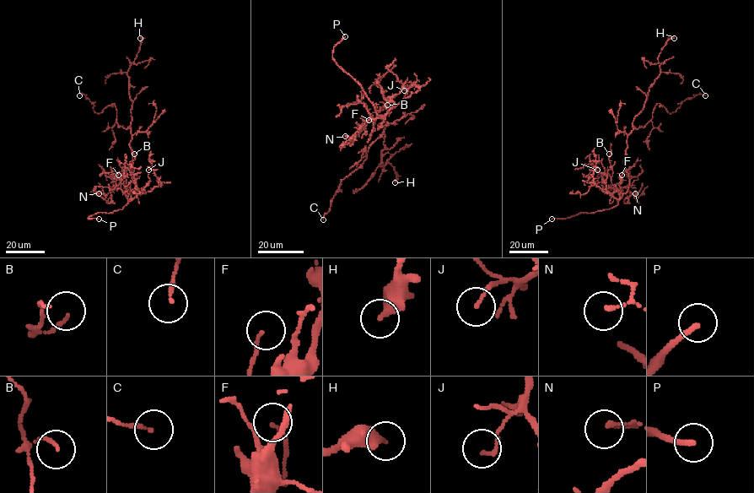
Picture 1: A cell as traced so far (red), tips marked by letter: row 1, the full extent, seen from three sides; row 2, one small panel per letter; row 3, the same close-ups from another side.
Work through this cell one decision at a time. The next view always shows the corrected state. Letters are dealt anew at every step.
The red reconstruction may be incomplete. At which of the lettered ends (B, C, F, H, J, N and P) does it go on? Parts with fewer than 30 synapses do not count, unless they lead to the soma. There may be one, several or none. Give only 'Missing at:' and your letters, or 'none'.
Missing at: P

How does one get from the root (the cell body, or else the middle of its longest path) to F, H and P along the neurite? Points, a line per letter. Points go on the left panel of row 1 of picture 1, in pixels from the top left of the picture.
F: (133, 154), (126, 176), (129, 199), (121, 188), (118, 175)
H: (133, 154), (130, 144), (132, 100), (127, 72), (138, 51), (140, 38)
P: (133, 154), (134, 159), (128, 166), (126, 176), (131, 198), (122, 209), (97, 213), (87, 218), (99, 219)

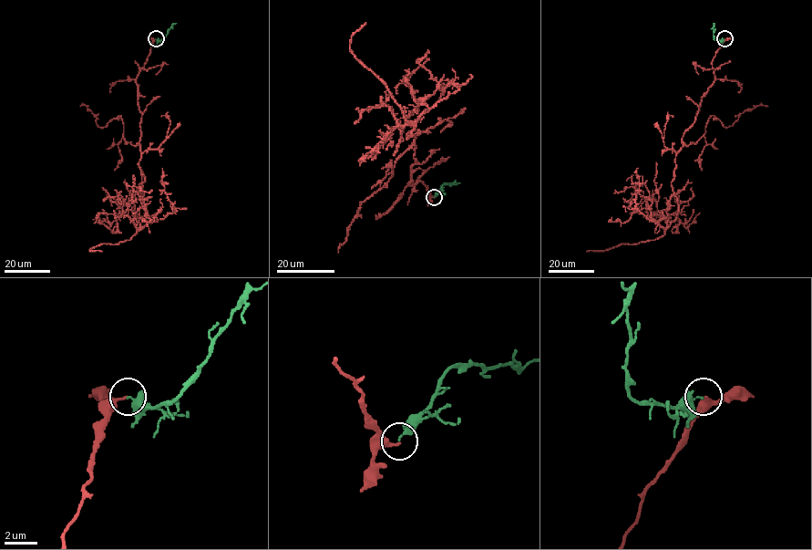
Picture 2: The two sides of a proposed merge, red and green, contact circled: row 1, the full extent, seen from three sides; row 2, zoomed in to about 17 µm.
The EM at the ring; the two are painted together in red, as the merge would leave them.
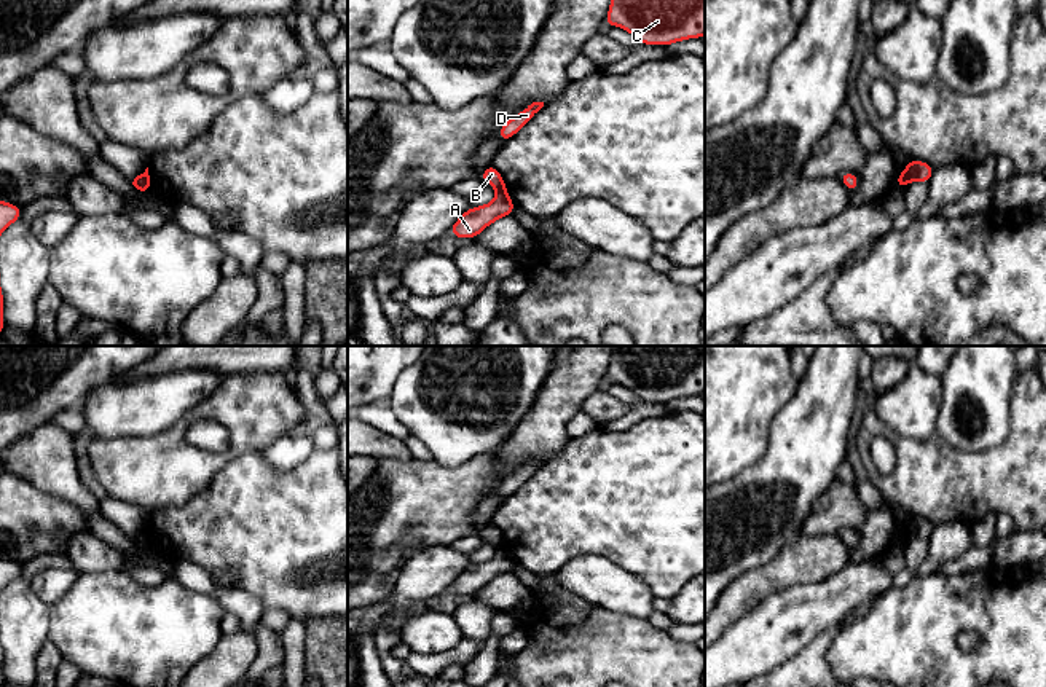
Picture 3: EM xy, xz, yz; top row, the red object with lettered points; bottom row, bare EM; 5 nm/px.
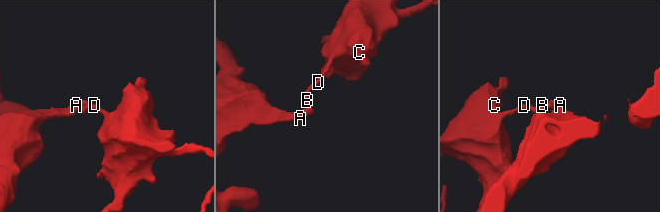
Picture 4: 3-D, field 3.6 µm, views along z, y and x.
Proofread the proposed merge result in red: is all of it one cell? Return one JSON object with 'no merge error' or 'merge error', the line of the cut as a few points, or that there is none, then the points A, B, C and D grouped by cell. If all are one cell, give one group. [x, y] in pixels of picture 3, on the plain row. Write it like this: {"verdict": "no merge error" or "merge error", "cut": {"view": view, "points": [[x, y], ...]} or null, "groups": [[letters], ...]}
{"verdict": "merge error", "cut": {"view": "xz", "points": [[506, 545], [498, 549]]}, "groups": [["A"], ["B", "C", "D"]]}

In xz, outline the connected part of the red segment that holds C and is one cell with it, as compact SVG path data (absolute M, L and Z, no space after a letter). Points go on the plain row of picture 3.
M614 346L604 383L630 389L638 400L668 403L705 392L705 346Z

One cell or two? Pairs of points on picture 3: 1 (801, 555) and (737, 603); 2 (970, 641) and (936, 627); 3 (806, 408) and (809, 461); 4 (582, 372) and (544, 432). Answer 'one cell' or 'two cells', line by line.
1: one cell
2: two cells
3: one cell
4: one cell

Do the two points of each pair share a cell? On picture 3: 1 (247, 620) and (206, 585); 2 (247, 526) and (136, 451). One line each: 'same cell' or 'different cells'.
1: same cell
2: different cells

